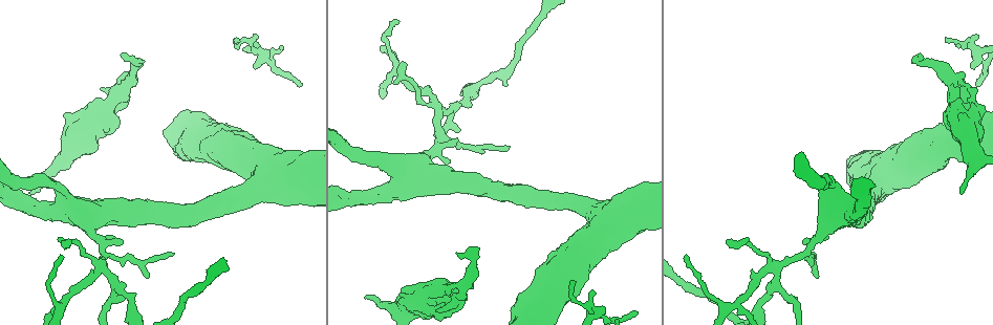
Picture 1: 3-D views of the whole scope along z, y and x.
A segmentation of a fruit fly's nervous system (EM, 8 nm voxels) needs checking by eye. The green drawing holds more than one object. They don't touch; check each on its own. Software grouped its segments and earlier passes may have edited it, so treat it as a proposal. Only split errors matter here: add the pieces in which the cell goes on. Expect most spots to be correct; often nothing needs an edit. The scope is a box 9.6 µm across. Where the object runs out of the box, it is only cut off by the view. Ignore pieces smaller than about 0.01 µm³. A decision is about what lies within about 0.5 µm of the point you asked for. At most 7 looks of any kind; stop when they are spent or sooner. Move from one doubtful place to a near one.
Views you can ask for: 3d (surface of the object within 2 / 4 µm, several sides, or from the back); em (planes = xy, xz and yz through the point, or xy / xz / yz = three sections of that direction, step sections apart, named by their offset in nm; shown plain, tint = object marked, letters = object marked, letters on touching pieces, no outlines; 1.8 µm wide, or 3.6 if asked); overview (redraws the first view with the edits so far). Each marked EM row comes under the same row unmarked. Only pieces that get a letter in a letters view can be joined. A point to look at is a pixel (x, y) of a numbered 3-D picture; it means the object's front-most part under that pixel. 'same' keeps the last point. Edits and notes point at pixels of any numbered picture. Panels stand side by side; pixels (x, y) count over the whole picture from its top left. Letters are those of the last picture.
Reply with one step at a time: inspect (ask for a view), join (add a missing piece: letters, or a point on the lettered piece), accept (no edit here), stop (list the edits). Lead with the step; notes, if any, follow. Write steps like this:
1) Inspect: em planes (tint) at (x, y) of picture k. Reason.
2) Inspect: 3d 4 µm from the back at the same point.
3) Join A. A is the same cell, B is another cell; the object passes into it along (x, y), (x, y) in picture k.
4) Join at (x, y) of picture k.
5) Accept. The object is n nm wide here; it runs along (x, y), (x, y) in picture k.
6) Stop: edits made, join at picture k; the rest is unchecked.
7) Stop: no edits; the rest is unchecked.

Inspect: 3d 2 µm at (457, 254) of picture 1. Branch stops here.

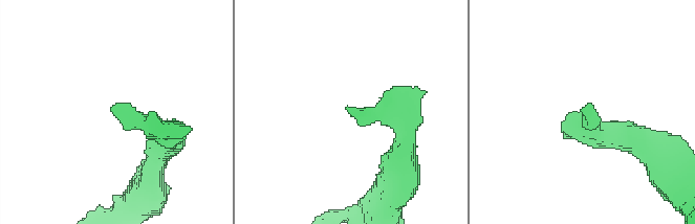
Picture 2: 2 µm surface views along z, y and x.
Inspect: em yz step 4 (letters) at (351, 109) of picture 2. Need the tissue.

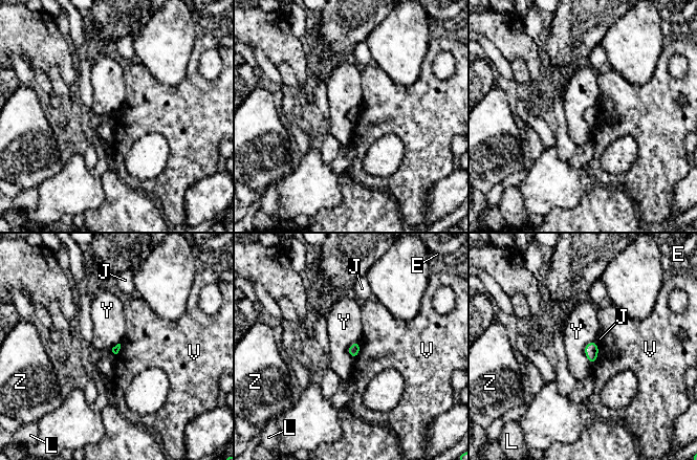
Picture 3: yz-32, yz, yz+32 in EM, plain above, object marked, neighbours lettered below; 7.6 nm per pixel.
Accept. E, J, L, V, Y and Z are other cells; no lettered piece goes on from it.

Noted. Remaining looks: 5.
Inspect: 3d 4 µm from the back at (257, 42) of picture 1. Branch stops here.

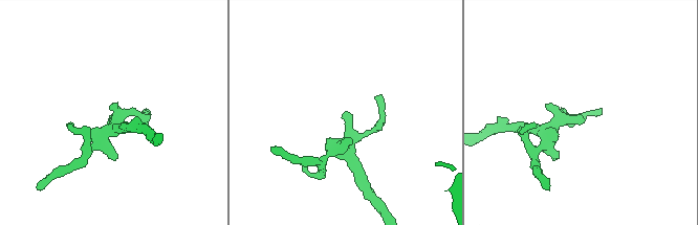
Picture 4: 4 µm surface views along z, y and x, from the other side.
Inspect: em yz step 4 (tint) at (346, 113) of picture 4.

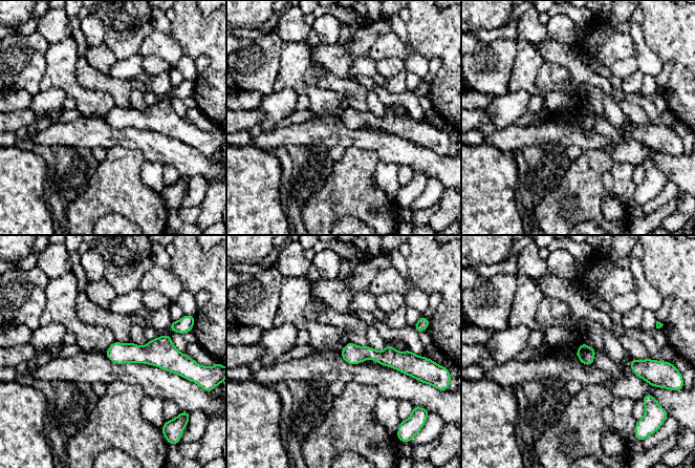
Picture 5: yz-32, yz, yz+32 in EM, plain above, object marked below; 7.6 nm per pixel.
Inspect: em planes (letters) at the same point.

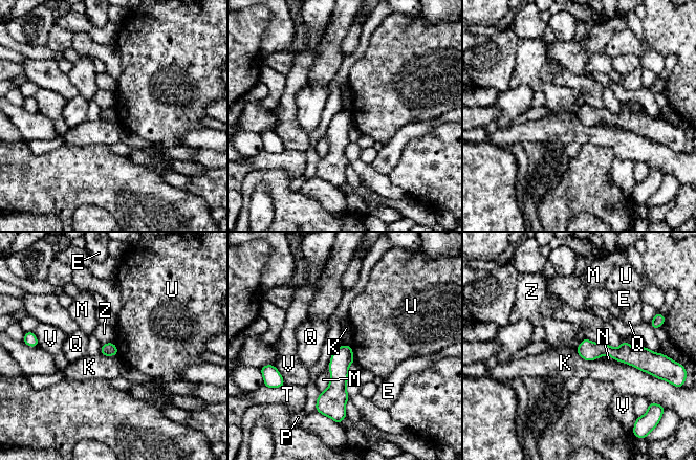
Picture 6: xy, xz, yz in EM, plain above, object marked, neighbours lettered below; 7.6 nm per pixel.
Accept. E, K, M, N, P, Q, T, U, V and Z are other cells; a border runs along (115, 343), (102, 344) in picture 6; none of them fits.

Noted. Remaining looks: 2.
Inspect: 3d 2 µm at (960, 191) of picture 1. An open end.

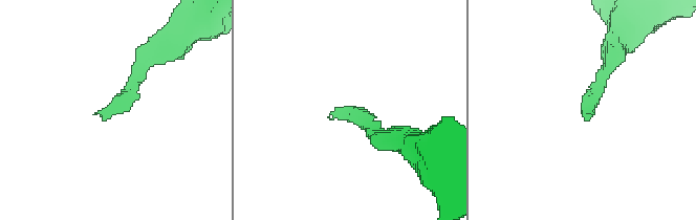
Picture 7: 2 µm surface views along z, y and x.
Inspect: em planes (letters) at (586, 111) of picture 7.

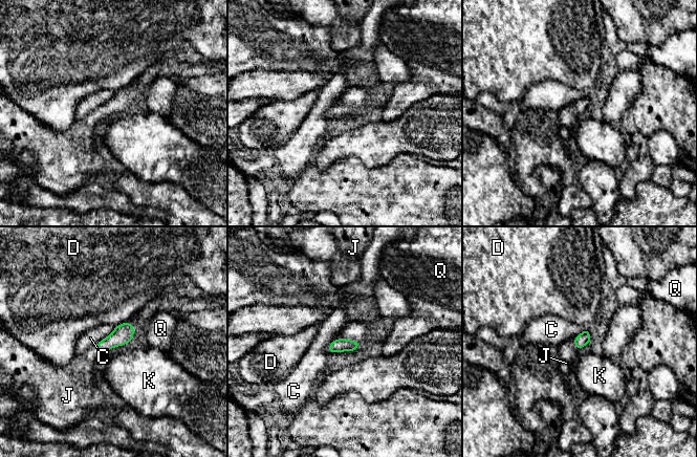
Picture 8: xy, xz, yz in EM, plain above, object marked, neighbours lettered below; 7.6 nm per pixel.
Join J. J is the same cell, C, D, K and Q are other cells; the object passes into it along (123, 333), (97, 350), (78, 375) in picture 8; the cell continues.

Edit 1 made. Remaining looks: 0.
Stop: edits made, join at picture 8; the rest is unchecked.

